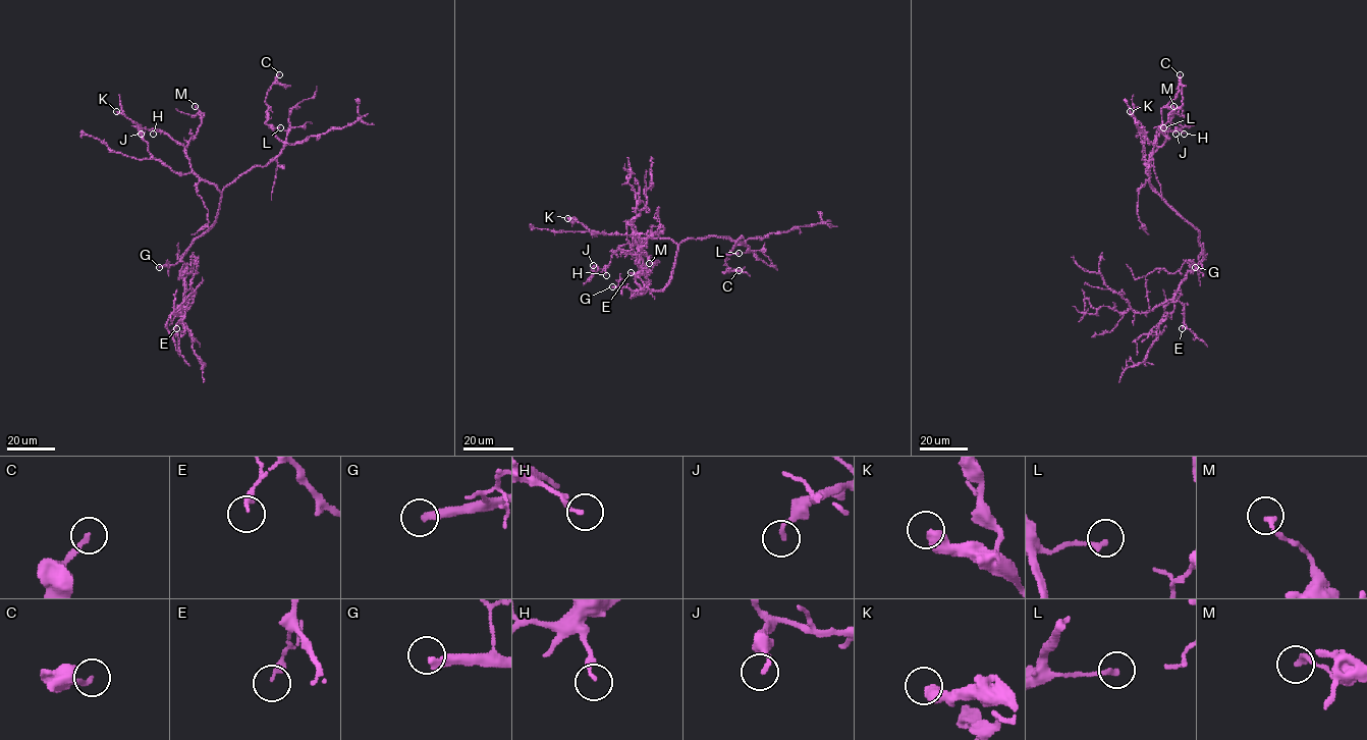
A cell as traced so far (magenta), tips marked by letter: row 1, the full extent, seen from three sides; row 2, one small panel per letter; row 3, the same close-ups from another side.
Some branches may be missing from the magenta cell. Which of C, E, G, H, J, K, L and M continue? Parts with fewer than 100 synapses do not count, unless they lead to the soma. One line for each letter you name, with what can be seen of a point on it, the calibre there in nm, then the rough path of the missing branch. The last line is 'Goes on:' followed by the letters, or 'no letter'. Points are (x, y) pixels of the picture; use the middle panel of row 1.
G: at (612, 286); 320 nm thick; missing branch runs (612, 286), (585, 288), (548, 283), (536, 273), (530, 260), (535, 235), (580, 123), (584, 78), (581, 46)
Goes on: G

